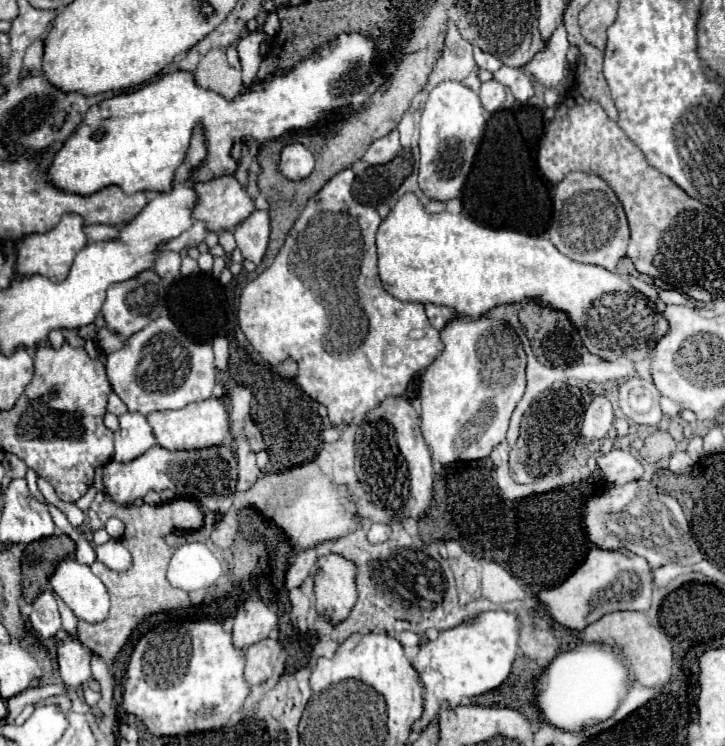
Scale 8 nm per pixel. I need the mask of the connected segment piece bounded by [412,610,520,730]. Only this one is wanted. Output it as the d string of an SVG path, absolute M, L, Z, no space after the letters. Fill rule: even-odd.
M496 610L482 612L456 628L440 632L436 640L422 644L412 666L418 676L424 676L424 714L414 730L426 728L436 718L440 708L454 708L463 699L472 699L498 688L508 678L512 662L518 654L518 634L518 616L514 612Z

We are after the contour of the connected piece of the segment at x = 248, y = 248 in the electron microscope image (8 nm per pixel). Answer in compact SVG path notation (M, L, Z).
M256 210L250 218L246 218L242 224L234 228L236 246L240 248L242 256L252 260L254 264L260 264L270 236L270 218L268 212Z

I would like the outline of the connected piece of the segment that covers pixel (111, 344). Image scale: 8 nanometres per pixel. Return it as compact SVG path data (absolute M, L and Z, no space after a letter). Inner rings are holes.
M102 328L102 330L98 330L98 332L96 332L94 344L96 344L96 350L98 350L98 352L102 350L102 354L112 354L112 352L120 350L124 342L122 342L122 340L112 332L112 330Z

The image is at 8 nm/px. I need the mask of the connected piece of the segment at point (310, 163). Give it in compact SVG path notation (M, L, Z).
M292 142L280 150L278 170L288 180L302 180L312 172L312 168L314 168L314 154L308 146L300 142Z

